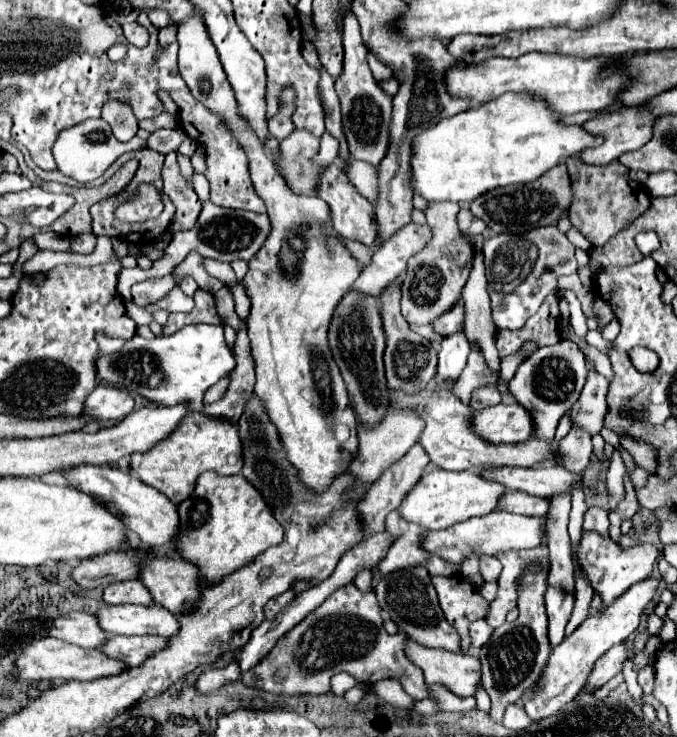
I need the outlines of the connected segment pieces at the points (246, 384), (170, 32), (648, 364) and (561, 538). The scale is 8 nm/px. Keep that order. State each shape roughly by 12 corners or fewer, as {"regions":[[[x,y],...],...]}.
{"regions":[[[246,330],[238,332],[224,398],[204,406],[210,418],[238,422],[254,392],[254,362]],[[176,24],[162,28],[160,46],[176,42]],[[635,347],[629,352],[640,372],[652,372],[658,356],[650,349]],[[556,494],[548,510],[552,588],[574,594],[568,512],[570,496]]]}

